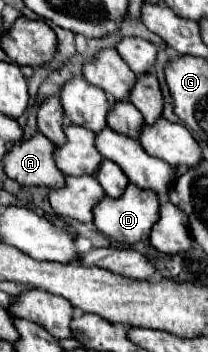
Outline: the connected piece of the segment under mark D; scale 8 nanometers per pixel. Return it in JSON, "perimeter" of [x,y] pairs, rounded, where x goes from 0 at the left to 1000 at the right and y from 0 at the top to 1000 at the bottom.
{"perimeter":[[[625,523],[596,545],[596,557],[577,557],[567,568],[538,568],[529,557],[510,557],[462,591],[452,591],[452,636],[462,648],[510,665],[538,688],[577,688],[577,693],[654,693],[654,688],[692,688],[712,682],[740,636],[769,625],[769,580],[760,580],[760,557],[740,545],[692,545],[683,534],[654,534],[644,523]]]}

